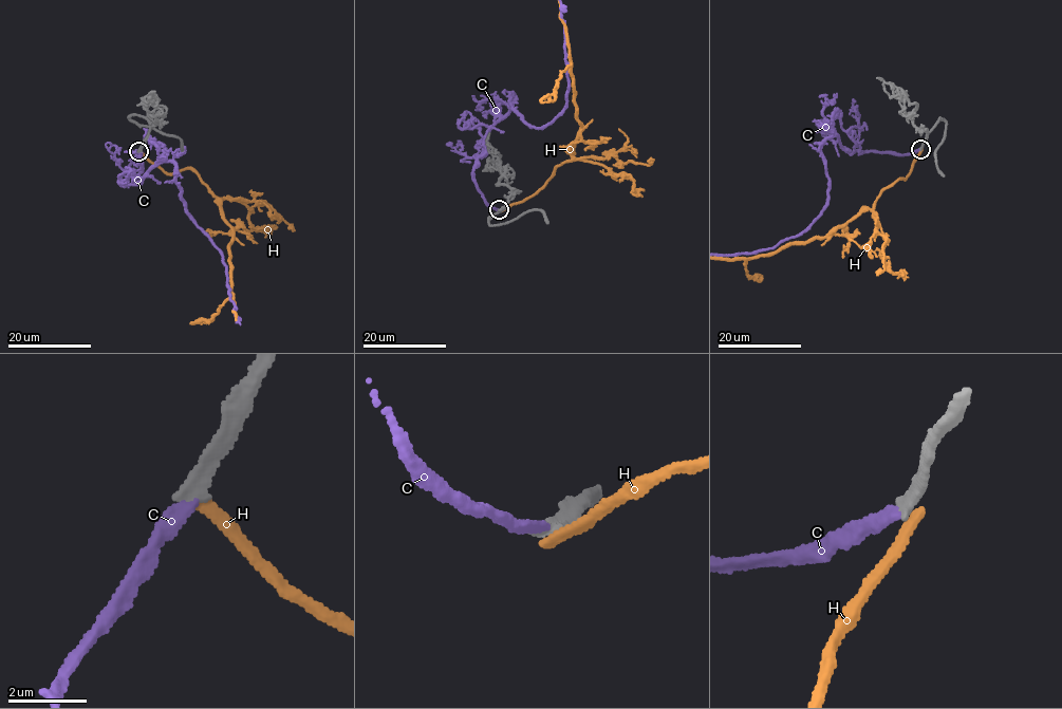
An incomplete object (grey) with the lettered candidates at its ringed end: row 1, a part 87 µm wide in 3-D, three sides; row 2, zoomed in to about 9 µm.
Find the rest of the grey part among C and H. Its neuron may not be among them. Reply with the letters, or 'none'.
C

